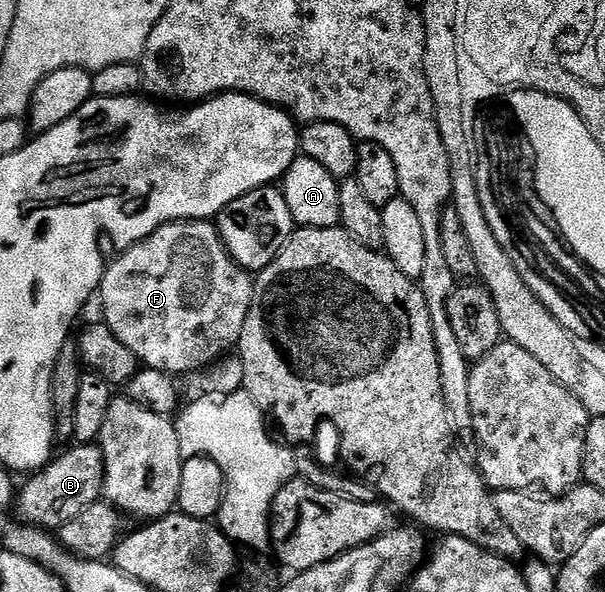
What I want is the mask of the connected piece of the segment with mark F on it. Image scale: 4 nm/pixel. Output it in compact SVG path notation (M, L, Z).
M184 220L178 224L166 224L118 255L112 264L110 261L106 265L97 293L98 299L103 299L103 312L107 315L104 316L105 322L117 338L131 342L156 340L159 349L155 356L159 359L158 367L163 370L195 368L198 364L207 366L238 345L255 286L252 273L227 253L214 223Z

